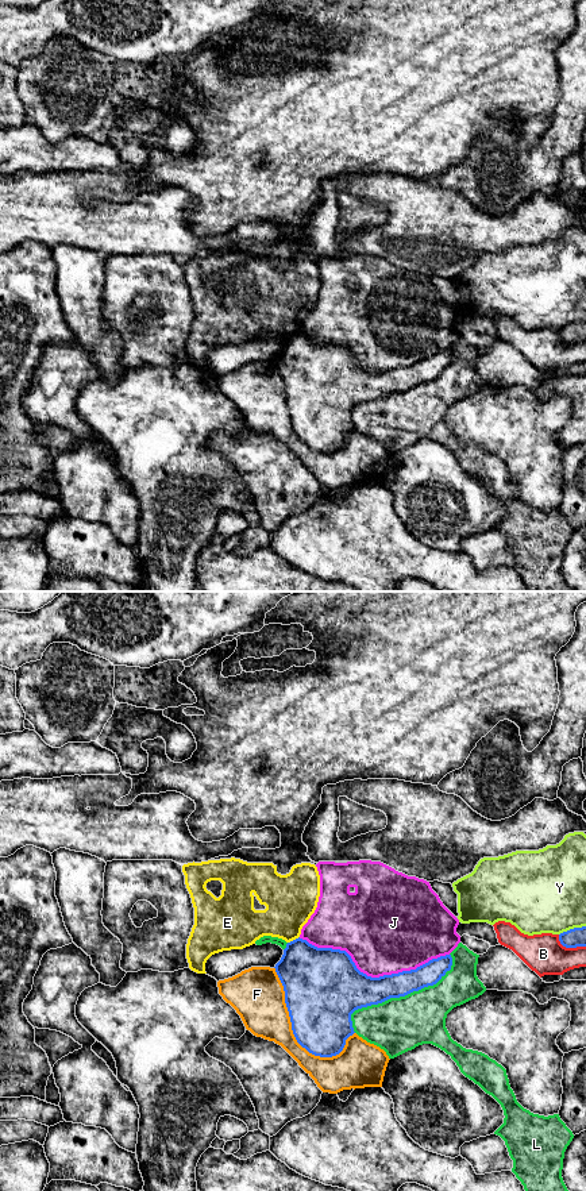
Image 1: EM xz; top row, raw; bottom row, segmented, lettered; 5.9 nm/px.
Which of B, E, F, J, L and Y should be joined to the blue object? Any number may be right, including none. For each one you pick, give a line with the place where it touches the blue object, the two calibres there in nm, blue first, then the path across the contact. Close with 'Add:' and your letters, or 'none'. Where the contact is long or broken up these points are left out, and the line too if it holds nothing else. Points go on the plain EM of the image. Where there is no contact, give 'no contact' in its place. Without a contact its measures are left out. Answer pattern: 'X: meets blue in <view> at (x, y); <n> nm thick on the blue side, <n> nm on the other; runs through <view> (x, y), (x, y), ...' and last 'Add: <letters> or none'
Add: none

